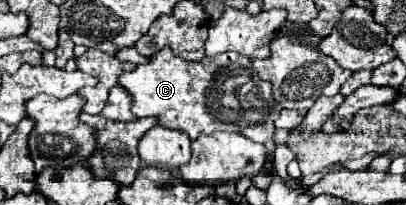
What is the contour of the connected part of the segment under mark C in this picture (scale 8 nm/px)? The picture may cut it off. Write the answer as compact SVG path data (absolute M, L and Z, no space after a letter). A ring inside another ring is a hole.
M160 49L148 57L148 63L124 73L118 85L132 95L136 117L154 117L162 127L184 131L192 141L200 133L236 131L252 141L266 143L274 139L274 121L282 109L270 93L270 83L254 73L248 57L234 51L192 63L176 57L172 49ZM206 95L212 97L212 105L206 105Z

